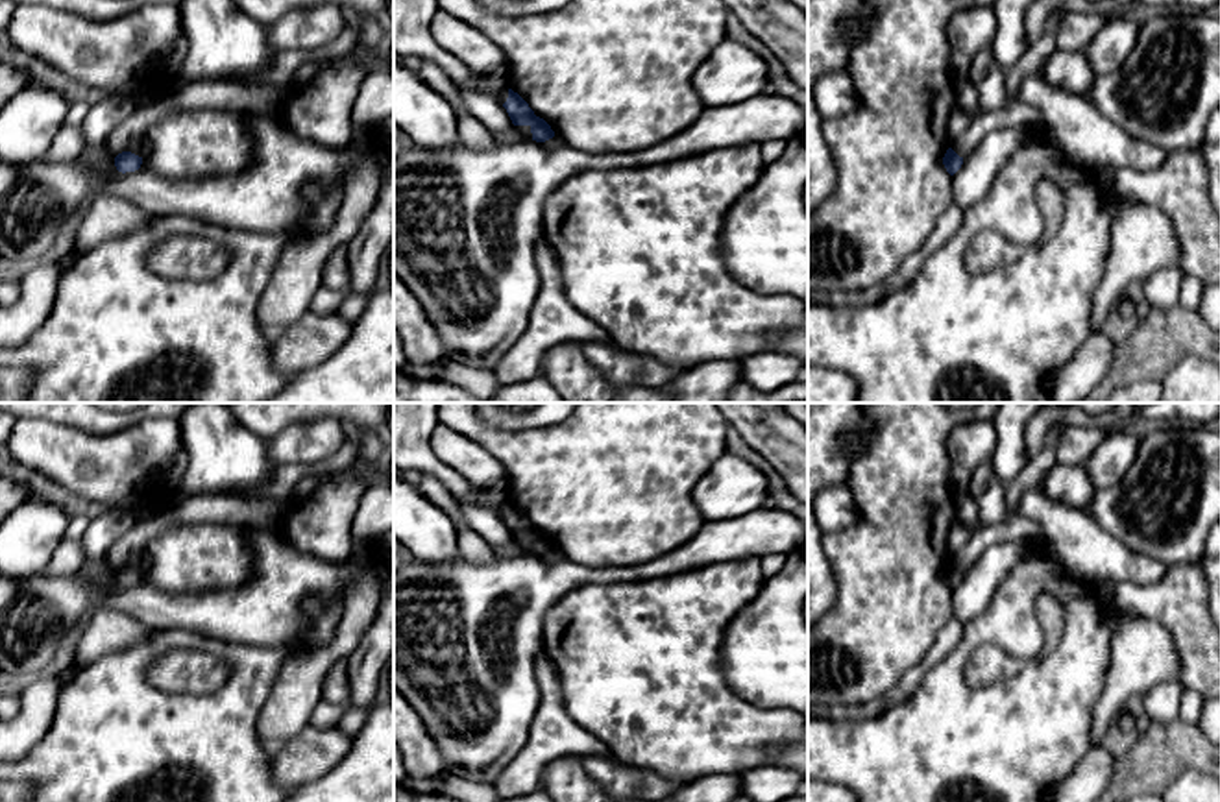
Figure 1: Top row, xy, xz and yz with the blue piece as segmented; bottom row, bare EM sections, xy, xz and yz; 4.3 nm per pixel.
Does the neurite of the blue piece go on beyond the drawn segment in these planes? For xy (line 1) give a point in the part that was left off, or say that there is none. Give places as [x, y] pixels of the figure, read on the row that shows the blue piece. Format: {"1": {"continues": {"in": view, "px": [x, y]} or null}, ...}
{"1": {"continues": null}}

